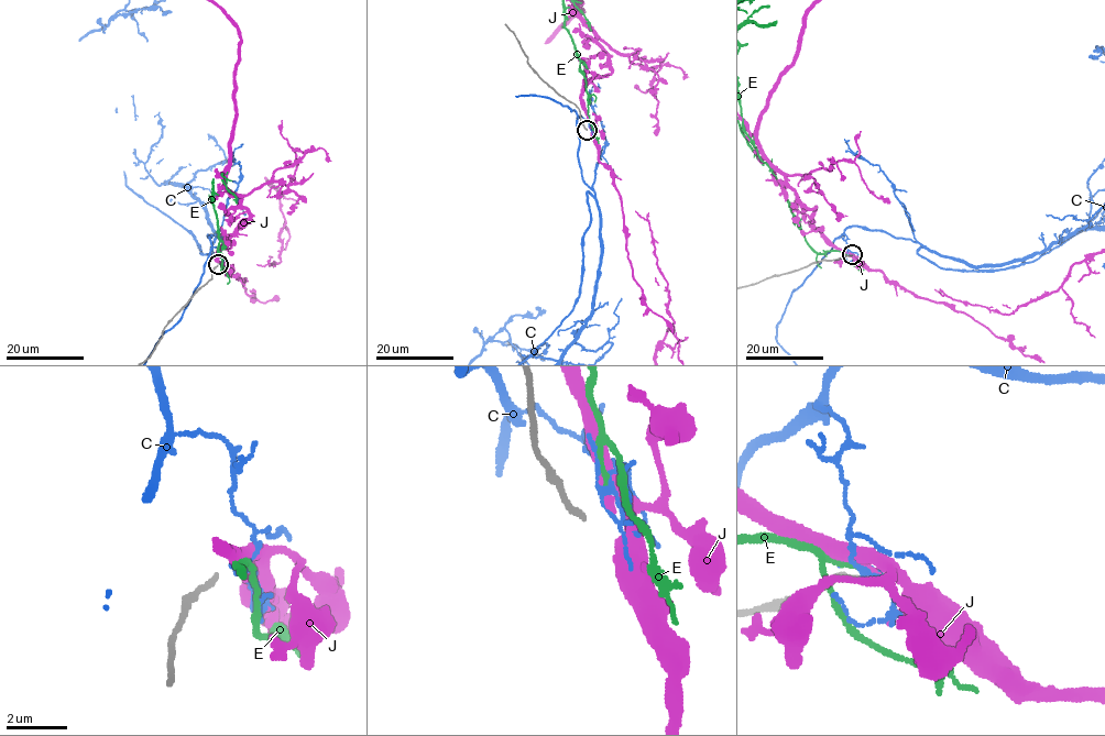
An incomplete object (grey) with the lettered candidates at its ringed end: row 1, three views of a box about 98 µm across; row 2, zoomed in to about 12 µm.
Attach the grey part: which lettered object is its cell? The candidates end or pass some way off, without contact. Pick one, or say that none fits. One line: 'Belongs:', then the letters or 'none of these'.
Belongs: none of these

